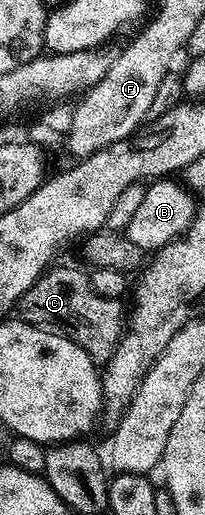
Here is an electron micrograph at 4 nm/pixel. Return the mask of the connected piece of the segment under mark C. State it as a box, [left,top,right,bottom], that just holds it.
[18,268,125,365]

